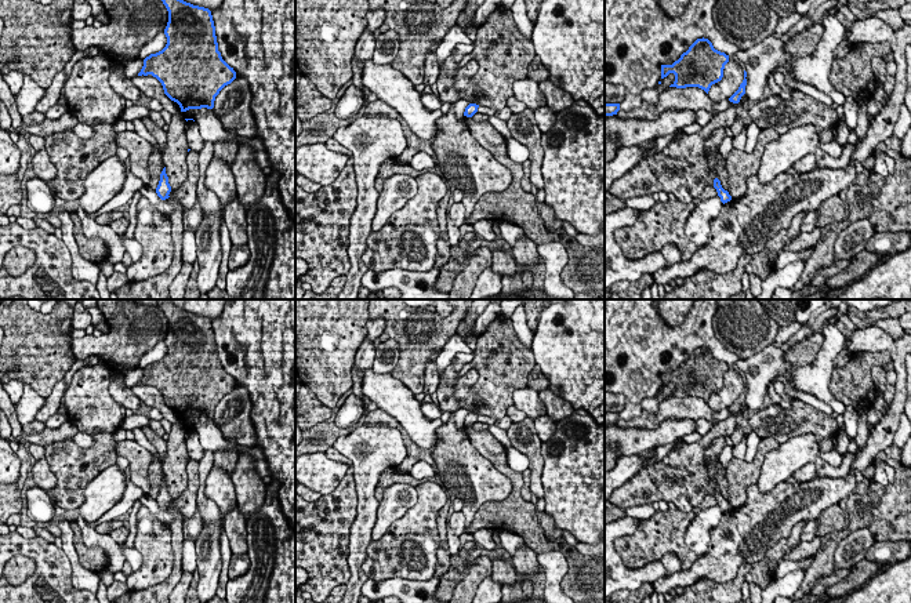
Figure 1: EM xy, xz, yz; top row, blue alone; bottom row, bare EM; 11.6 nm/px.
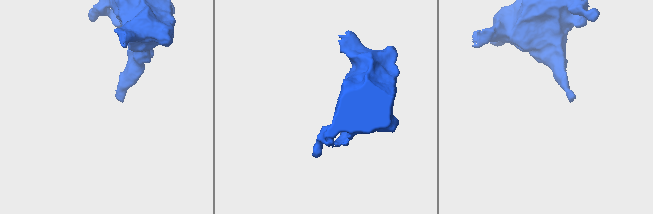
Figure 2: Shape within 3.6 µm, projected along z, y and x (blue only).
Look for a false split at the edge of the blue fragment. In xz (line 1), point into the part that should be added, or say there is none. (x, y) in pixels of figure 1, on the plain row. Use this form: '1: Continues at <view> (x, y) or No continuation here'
1: No continuation here

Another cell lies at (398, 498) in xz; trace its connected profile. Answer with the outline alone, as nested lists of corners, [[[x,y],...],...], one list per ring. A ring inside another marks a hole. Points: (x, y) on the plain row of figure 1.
[[[395,483],[384,490],[377,511],[377,520],[371,531],[373,541],[378,541],[388,527],[403,517],[415,505],[418,494],[415,487],[404,483]]]

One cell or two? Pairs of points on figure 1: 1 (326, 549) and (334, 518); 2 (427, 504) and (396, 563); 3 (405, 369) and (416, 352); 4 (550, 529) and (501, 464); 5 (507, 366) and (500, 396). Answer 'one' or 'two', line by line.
1: one
2: one
3: one
4: two
5: one

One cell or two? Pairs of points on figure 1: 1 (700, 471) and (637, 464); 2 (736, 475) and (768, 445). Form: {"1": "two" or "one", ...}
{"1": "two", "2": "one"}

